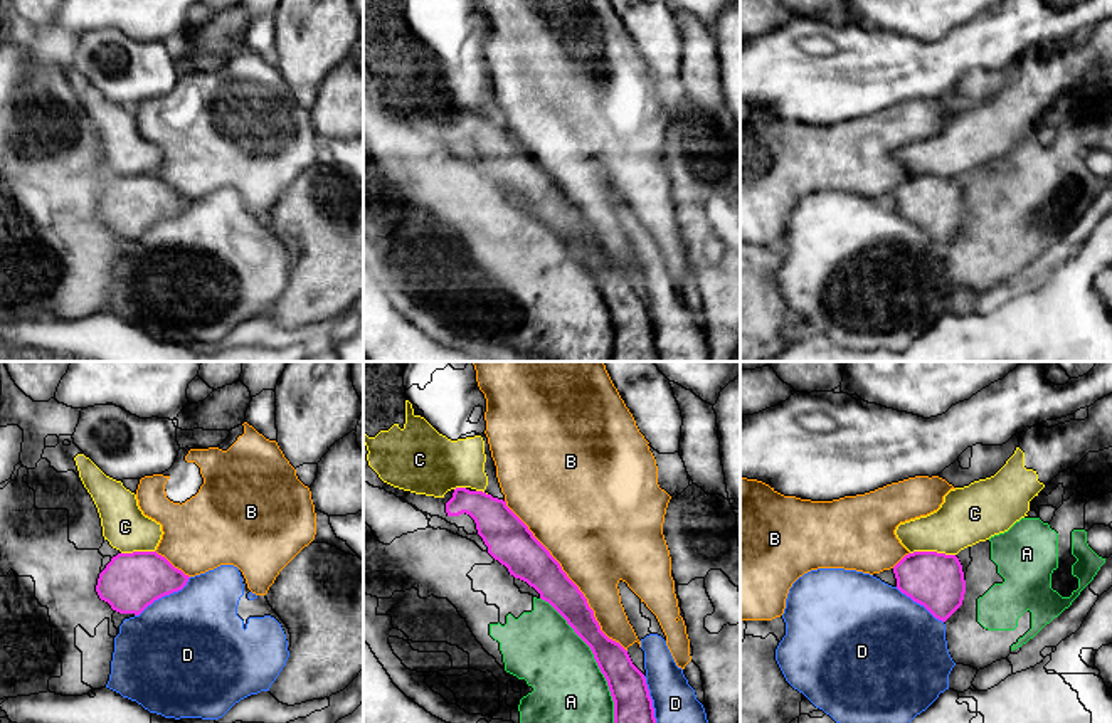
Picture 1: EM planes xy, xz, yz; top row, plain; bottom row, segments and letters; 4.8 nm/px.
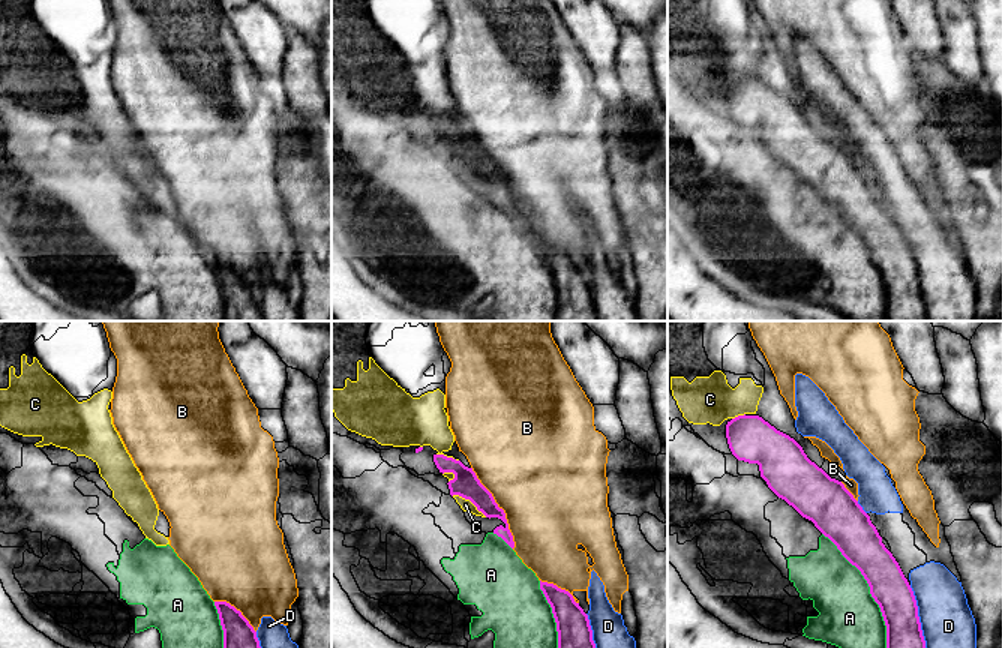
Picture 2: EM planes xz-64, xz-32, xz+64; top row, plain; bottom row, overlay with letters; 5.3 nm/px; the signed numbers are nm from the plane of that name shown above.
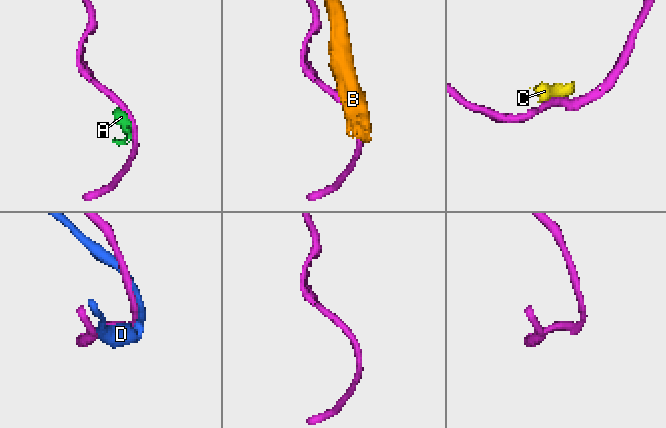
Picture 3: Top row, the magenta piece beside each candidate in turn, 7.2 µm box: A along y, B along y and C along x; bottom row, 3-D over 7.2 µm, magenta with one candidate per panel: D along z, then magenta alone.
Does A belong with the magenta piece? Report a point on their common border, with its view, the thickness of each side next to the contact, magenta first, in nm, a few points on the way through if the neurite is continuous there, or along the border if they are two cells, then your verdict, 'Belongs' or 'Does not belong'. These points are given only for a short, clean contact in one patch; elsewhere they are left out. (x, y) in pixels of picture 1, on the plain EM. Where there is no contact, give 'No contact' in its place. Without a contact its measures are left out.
Touches magenta at xz (598, 288). Thickness 180 nm (magenta) against 380 nm. Does not belong

